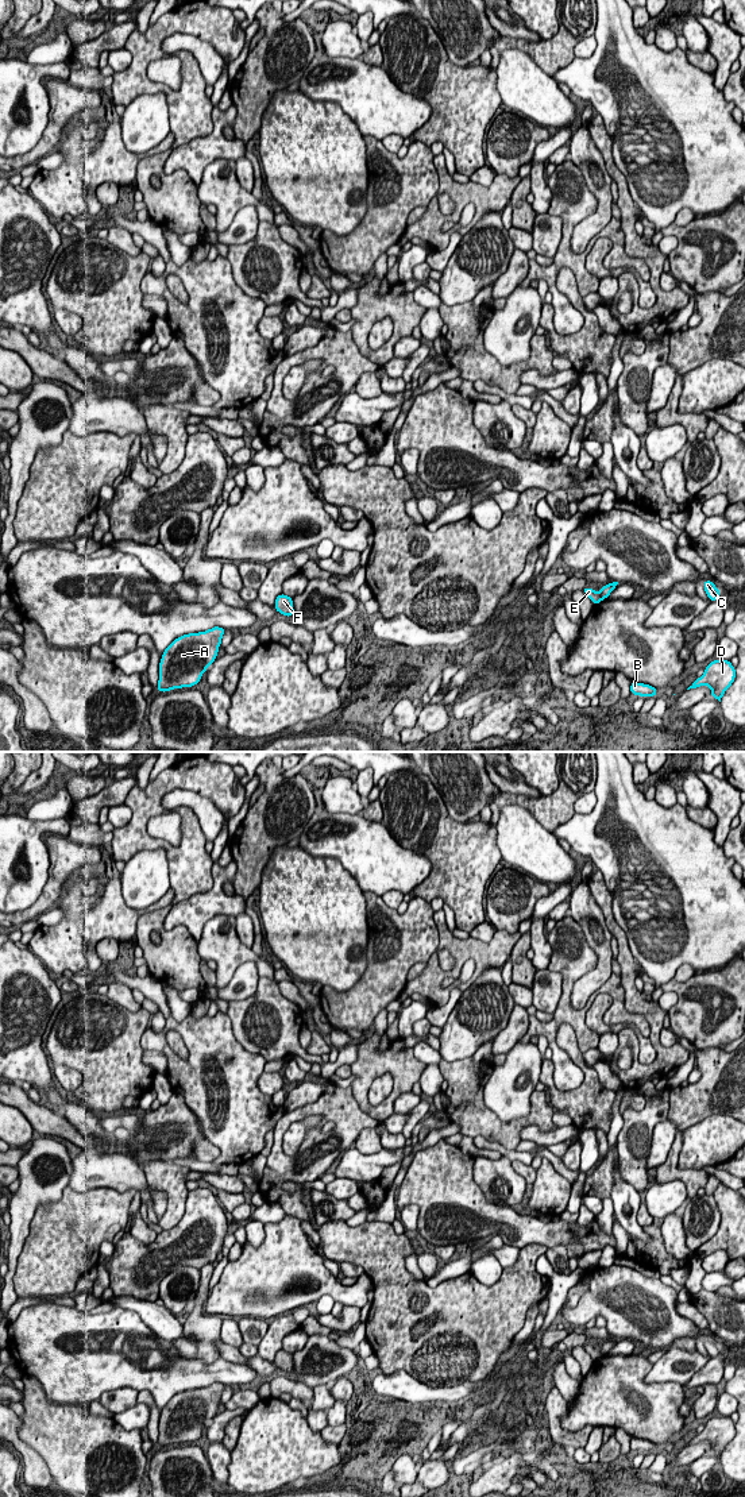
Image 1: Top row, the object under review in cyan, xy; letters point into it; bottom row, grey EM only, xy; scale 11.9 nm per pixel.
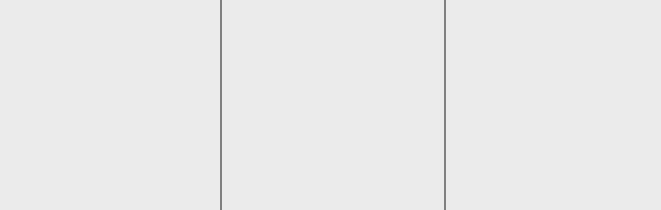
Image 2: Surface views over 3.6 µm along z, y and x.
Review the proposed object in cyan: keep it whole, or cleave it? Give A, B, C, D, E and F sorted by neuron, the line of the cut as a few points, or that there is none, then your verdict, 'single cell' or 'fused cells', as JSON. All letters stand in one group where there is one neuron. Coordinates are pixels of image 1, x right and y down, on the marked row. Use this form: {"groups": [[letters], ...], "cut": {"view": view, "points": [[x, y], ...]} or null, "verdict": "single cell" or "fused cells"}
{"groups": [["A", "E", "F"], ["B", "C", "D"]], "cut": {"view": "xy", "points": [[598, 593], [602, 598]]}, "verdict": "fused cells"}

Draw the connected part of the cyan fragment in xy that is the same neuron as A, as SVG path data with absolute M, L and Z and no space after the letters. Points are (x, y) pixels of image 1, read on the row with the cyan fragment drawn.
M213 626L173 640L162 653L157 688L166 692L196 686L216 660L224 632L224 628Z

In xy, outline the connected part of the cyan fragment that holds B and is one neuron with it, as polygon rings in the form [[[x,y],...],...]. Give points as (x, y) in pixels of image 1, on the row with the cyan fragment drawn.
[[[632,682],[630,694],[638,695],[638,697],[656,697],[657,688],[645,683]]]

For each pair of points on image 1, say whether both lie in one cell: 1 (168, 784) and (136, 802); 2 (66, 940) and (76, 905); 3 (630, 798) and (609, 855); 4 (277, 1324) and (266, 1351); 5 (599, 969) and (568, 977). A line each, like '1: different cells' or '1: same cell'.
1: same cell
2: same cell
3: same cell
4: same cell
5: different cells

